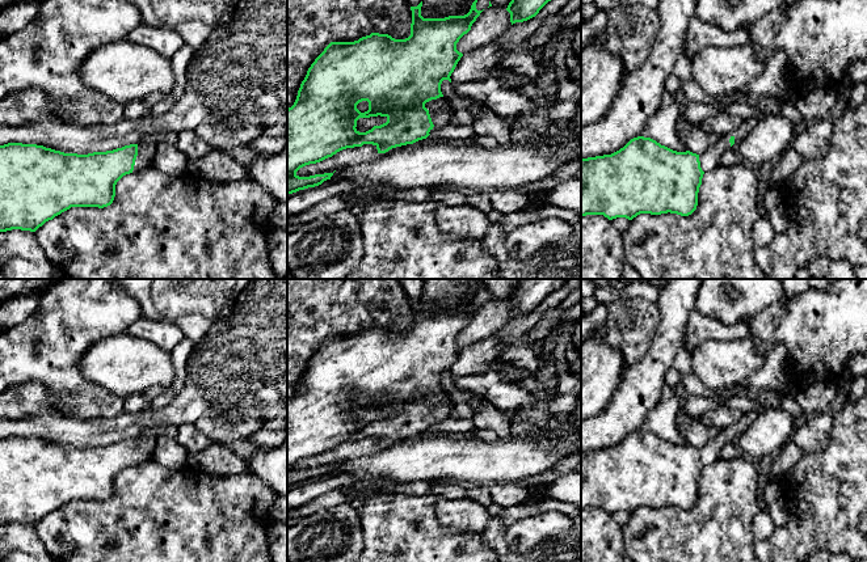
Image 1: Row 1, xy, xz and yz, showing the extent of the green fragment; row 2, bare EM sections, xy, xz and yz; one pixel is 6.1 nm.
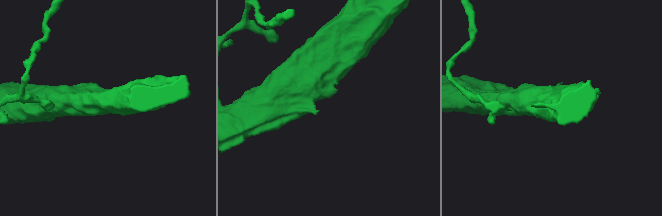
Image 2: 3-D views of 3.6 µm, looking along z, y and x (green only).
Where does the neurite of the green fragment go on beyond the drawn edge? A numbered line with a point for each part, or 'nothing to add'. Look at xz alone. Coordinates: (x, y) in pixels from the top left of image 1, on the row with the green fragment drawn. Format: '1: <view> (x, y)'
1: xz (441, 117)

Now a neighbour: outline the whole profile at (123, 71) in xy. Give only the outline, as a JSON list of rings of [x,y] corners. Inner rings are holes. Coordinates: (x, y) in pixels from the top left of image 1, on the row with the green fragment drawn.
[[[123,39],[93,50],[79,68],[93,90],[125,105],[148,94],[169,94],[174,86],[171,59]]]

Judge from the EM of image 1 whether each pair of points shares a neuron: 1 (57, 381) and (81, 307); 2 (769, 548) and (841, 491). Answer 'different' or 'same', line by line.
1: same
2: same

